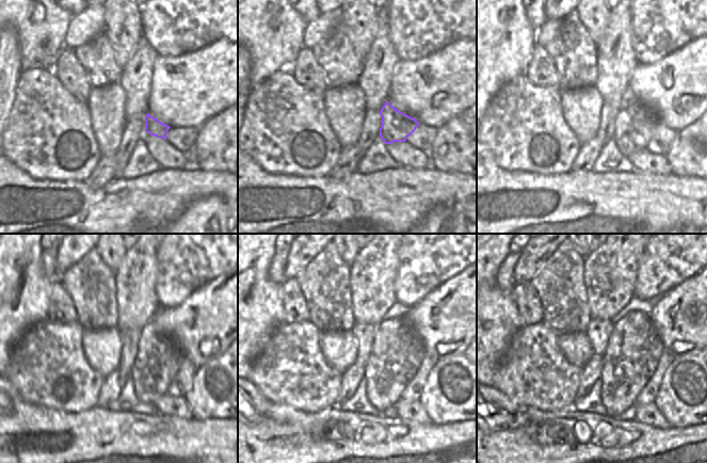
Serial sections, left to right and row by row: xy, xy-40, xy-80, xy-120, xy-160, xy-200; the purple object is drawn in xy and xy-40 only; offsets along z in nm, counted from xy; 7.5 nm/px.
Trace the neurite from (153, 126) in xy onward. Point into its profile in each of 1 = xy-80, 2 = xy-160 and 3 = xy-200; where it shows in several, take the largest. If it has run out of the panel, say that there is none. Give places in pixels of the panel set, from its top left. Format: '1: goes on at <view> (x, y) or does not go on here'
1: goes on at xy-80 (635, 124)
2: goes on at xy-160 (397, 351)
3: goes on at xy-200 (633, 349)

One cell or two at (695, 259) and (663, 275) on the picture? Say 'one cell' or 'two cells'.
one cell

